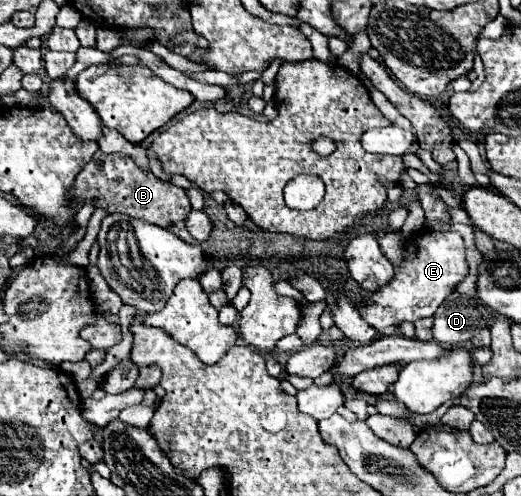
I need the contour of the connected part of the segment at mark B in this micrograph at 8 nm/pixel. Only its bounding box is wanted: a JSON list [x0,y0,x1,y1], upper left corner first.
[74,150,202,246]

